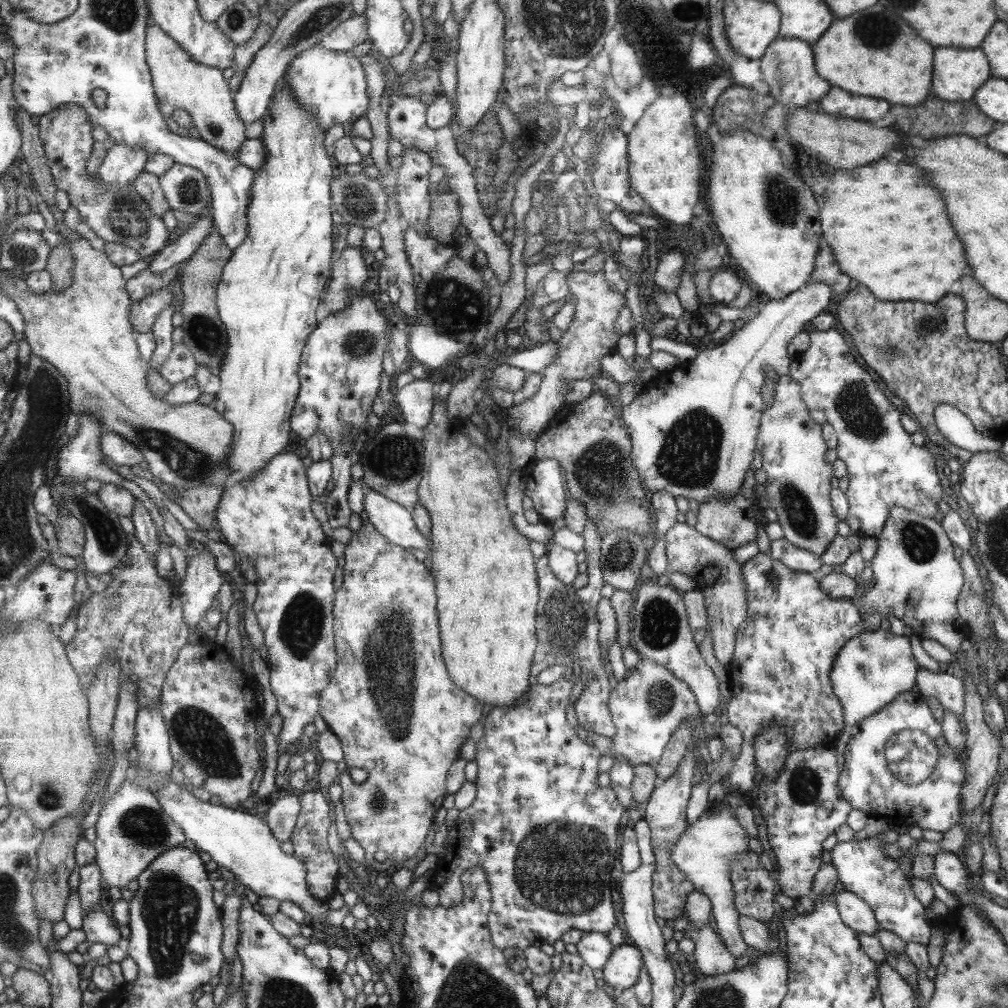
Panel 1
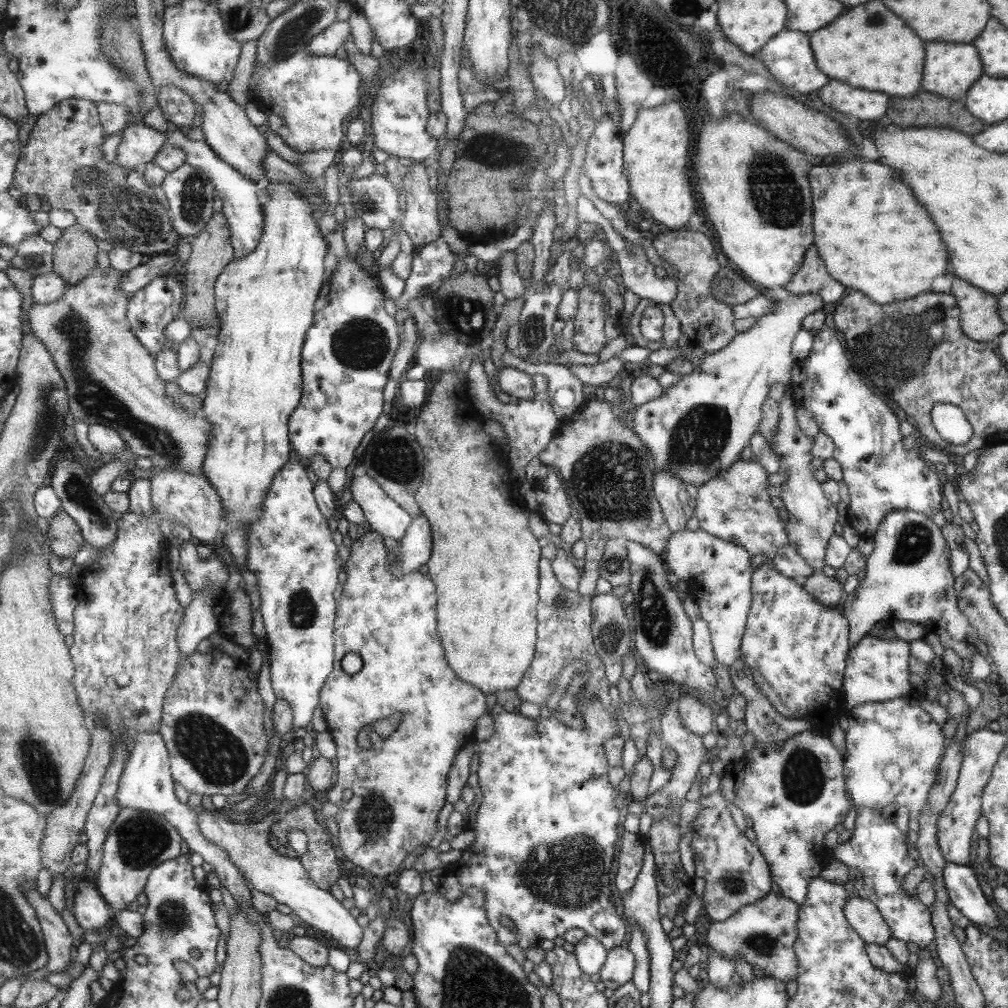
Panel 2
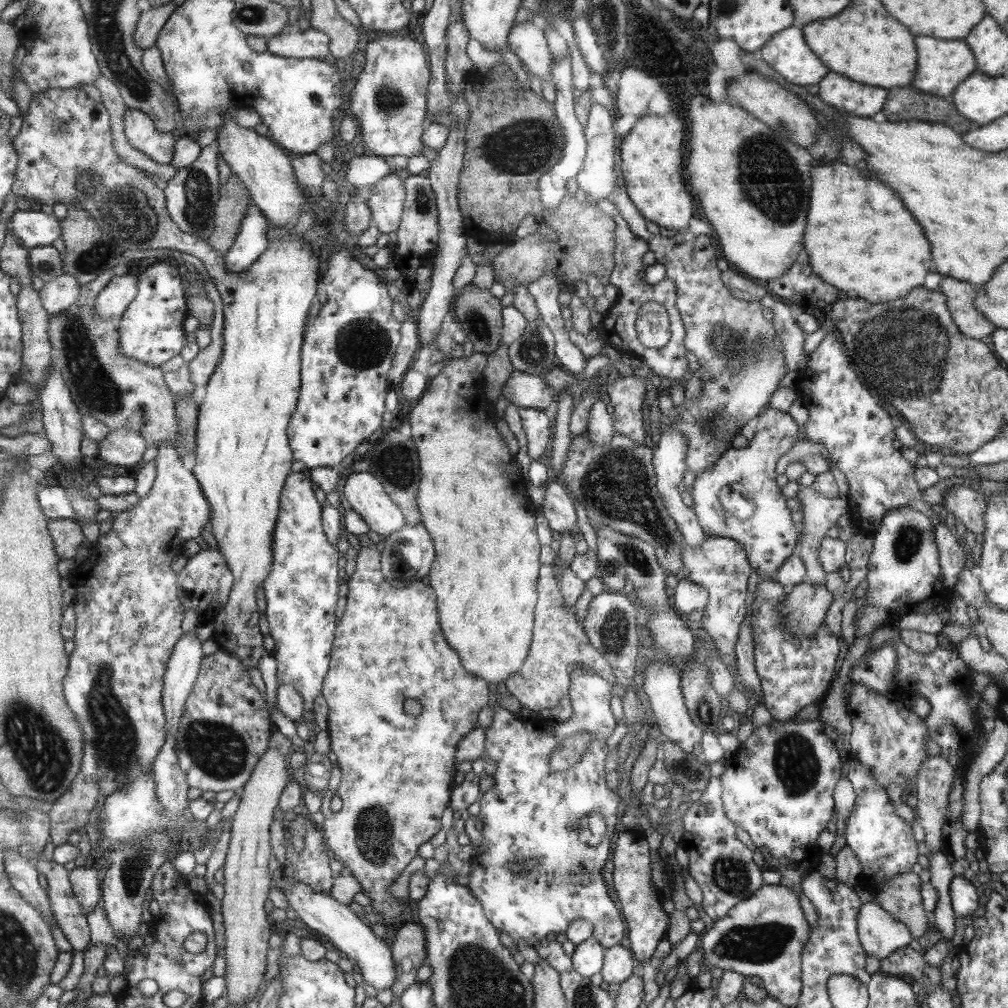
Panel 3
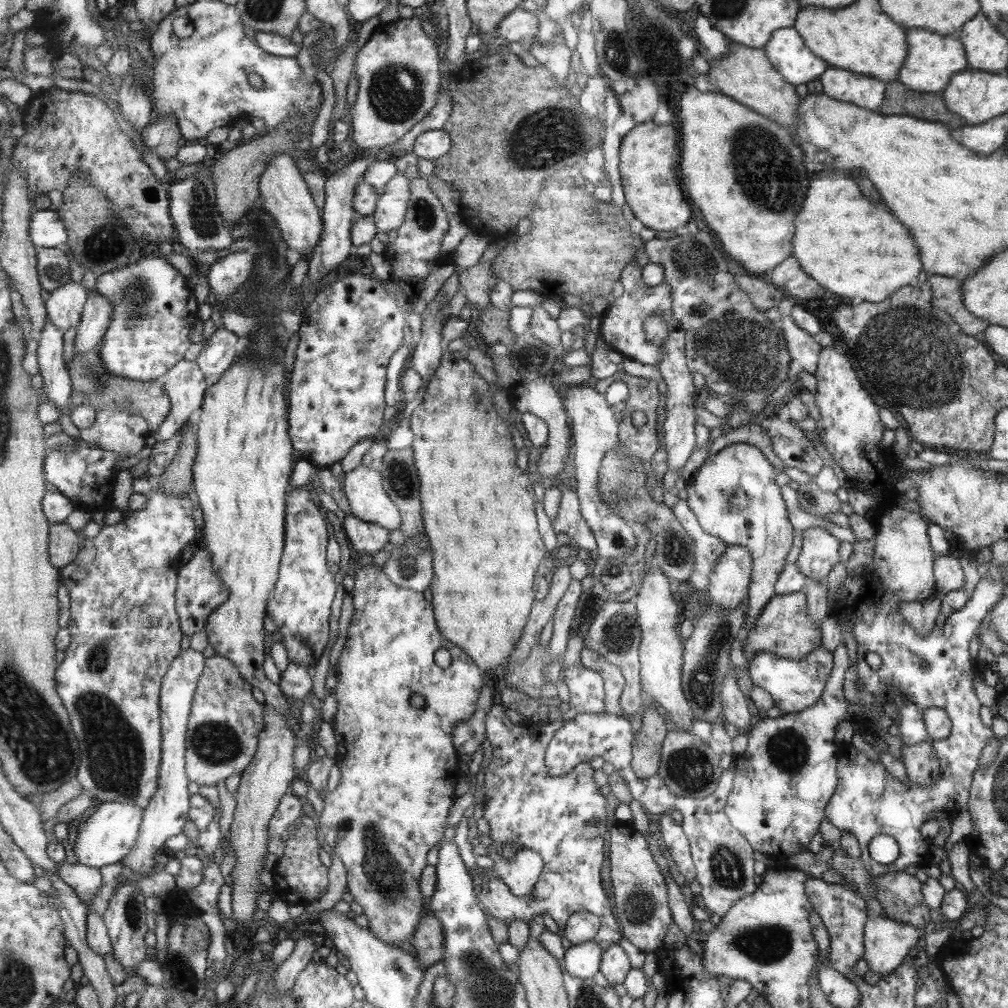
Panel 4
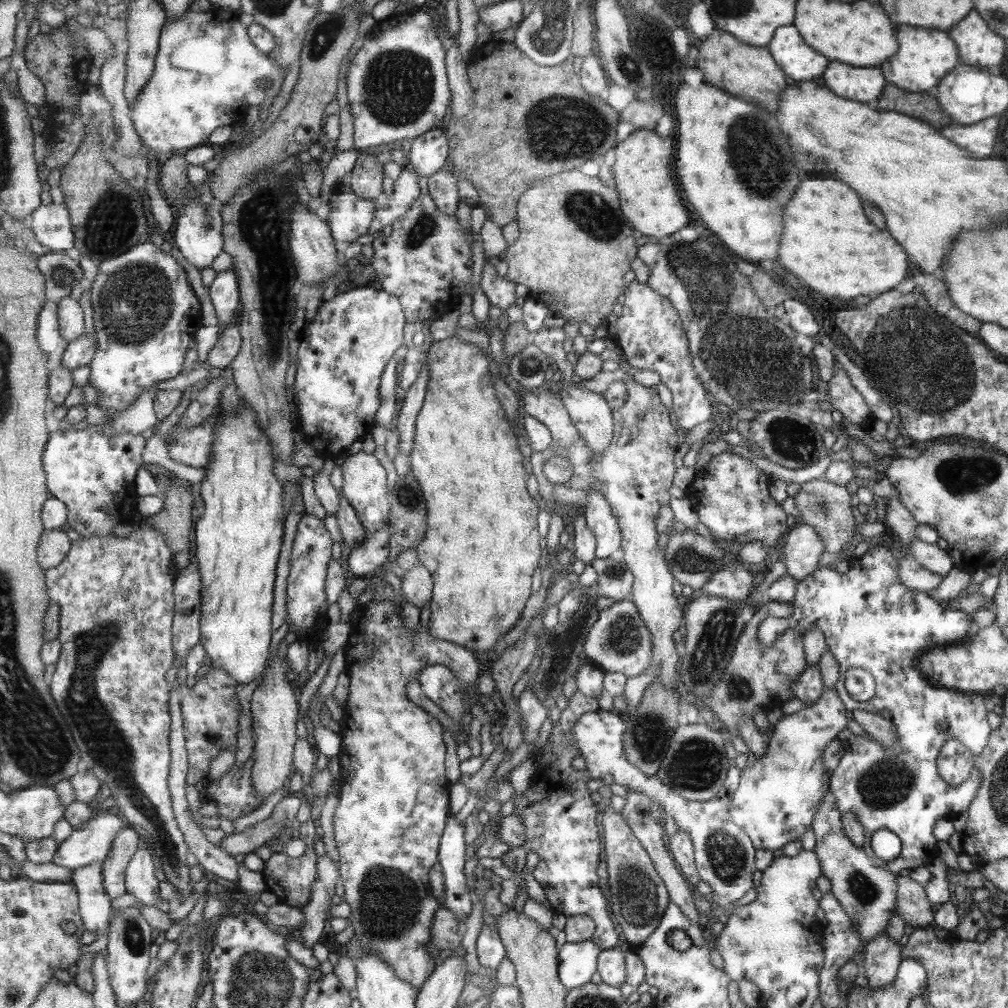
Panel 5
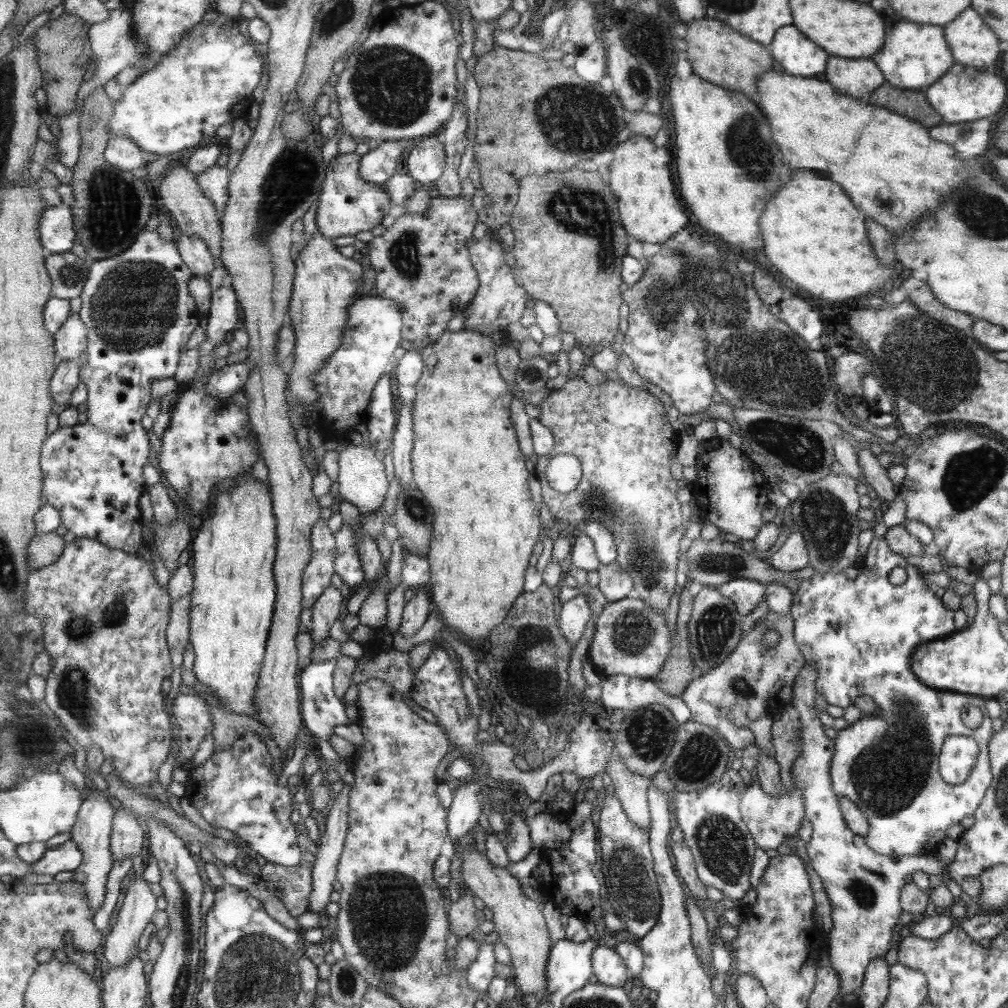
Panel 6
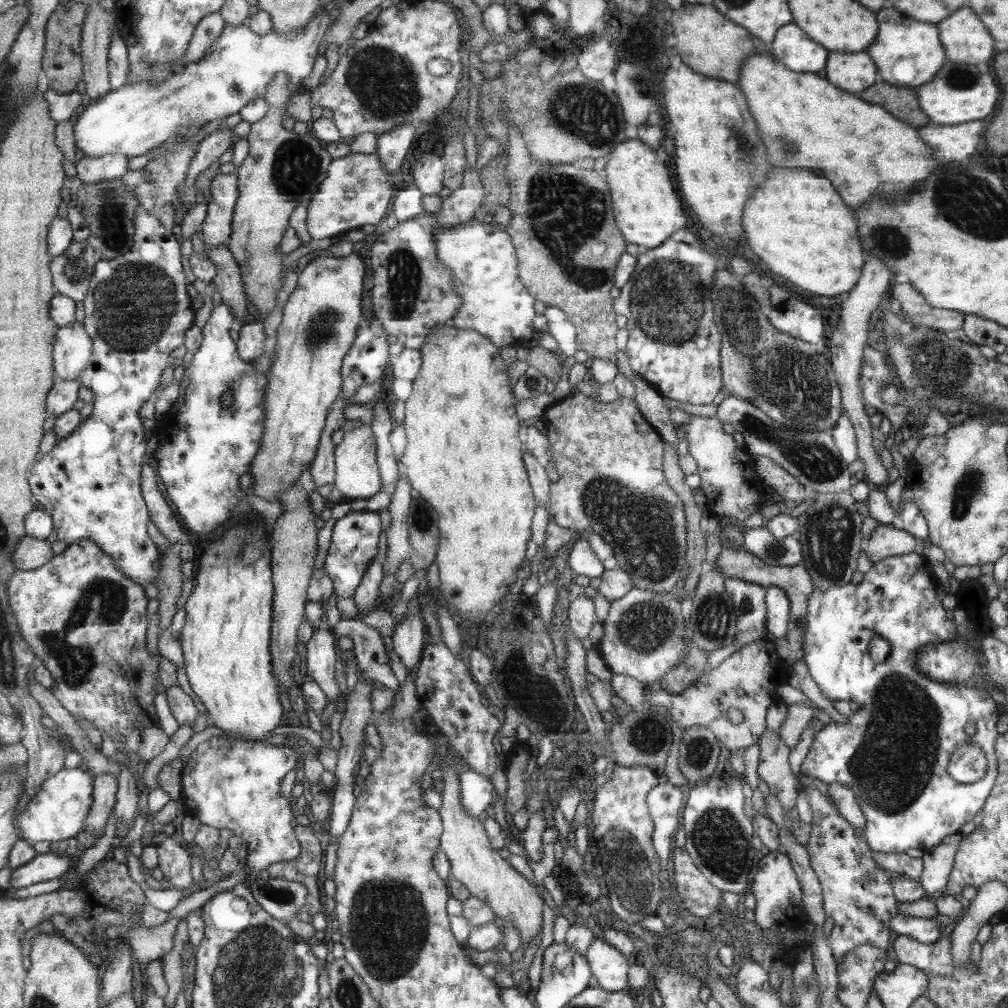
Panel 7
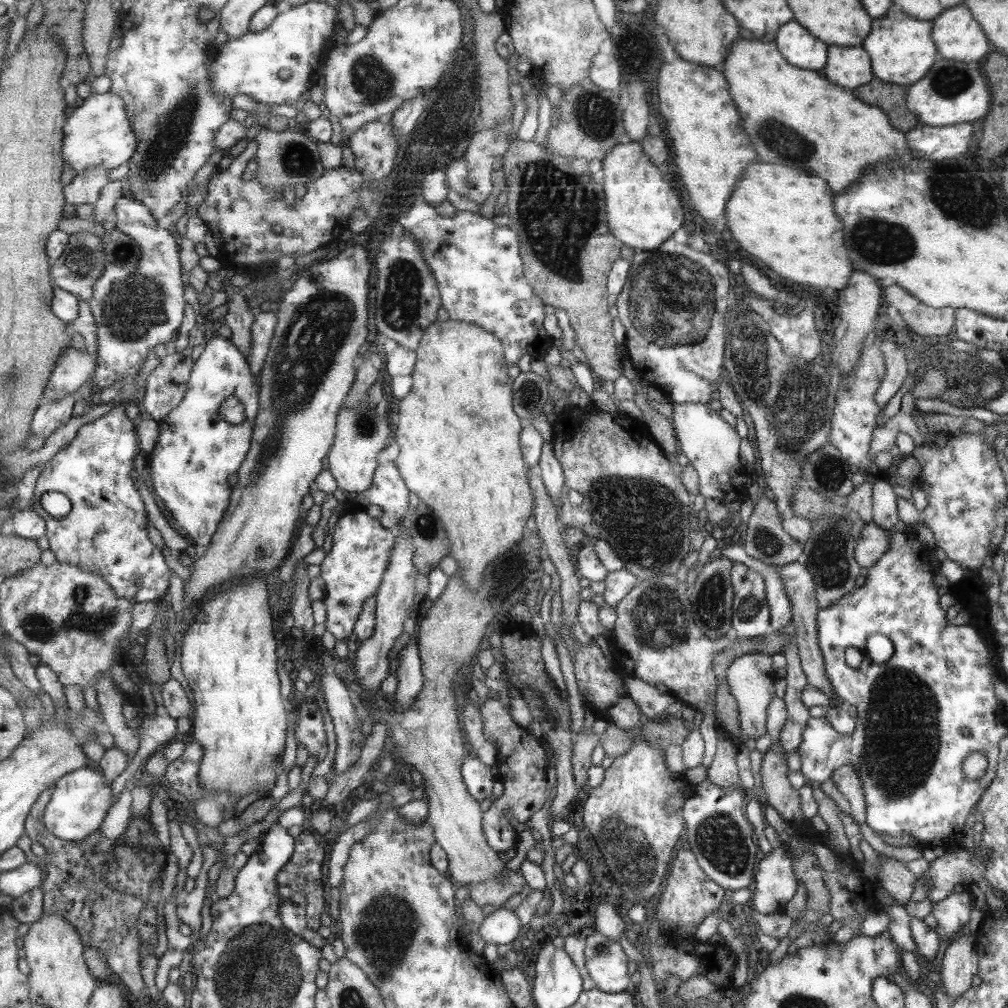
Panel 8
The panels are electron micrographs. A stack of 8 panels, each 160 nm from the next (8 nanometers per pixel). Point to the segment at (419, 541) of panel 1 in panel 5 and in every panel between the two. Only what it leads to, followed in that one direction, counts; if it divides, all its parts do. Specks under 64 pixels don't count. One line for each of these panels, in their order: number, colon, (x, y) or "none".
2: (384, 516)
3: (363, 492)
4: (363, 486)
5: (363, 486)

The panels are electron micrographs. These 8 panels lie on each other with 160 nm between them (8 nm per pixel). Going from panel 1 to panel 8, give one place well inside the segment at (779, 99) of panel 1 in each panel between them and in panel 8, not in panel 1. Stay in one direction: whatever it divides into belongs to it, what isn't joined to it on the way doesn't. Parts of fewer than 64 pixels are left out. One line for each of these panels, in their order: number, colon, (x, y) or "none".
2: (788, 56)
3: (787, 52)
4: (786, 50)
5: (790, 53)
6: (793, 54)
7: (790, 46)
8: (796, 45)

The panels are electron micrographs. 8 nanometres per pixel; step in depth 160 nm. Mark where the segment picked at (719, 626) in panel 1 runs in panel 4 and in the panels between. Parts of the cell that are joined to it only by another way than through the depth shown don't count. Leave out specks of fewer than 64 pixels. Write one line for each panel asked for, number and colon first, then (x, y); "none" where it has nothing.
2: (719, 572)
3: (719, 565)
4: (728, 584)

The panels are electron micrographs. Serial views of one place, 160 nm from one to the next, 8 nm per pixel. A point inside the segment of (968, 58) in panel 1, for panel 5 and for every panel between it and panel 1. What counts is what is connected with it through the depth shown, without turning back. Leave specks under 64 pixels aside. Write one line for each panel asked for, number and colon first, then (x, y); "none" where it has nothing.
2: (950, 69)
3: (942, 65)
4: (933, 60)
5: (926, 56)

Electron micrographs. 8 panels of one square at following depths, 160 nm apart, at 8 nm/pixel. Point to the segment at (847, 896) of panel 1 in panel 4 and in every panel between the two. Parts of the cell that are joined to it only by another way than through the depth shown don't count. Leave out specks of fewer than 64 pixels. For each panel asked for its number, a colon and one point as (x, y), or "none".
2: (861, 914)
3: (880, 935)
4: (886, 942)

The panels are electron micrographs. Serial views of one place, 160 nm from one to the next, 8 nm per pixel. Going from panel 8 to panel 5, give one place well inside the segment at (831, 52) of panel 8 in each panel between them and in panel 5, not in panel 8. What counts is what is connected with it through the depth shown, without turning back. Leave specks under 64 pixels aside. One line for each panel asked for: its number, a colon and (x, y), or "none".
5: (866, 84)
6: (856, 78)
7: (851, 72)

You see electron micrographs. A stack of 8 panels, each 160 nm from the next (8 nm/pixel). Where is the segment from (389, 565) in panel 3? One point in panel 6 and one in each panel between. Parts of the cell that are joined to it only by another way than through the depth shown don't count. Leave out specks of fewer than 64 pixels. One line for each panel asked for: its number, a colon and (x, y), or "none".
4: (409, 566)
5: (416, 585)
6: (414, 613)

